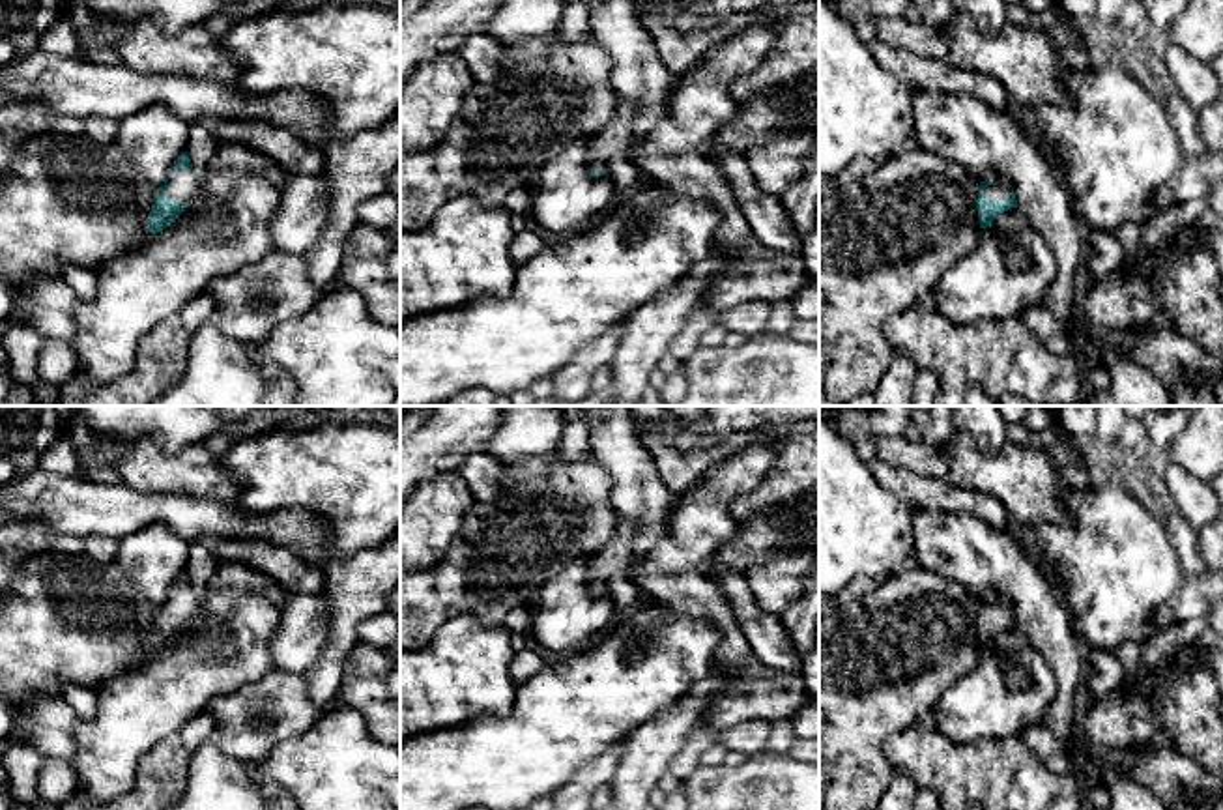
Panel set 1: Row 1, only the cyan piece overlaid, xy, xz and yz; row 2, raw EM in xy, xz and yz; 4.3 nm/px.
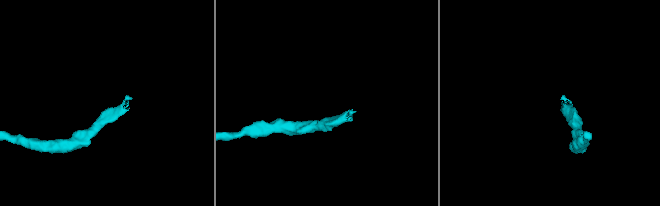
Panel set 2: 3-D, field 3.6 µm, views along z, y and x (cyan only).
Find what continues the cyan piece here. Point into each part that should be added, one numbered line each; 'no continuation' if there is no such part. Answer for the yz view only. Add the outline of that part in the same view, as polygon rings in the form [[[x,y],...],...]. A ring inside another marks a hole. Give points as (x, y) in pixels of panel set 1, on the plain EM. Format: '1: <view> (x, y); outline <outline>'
1: yz (999, 608); outline [[[995,602],[984,608],[984,614],[991,617],[1008,617],[1010,612],[1012,612],[1012,606],[1006,602]]]

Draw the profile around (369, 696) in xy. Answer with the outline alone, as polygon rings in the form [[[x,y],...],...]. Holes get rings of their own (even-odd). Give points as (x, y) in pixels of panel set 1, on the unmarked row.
[[[346,675],[333,705],[359,711],[376,739],[400,750],[400,702],[389,696],[381,679]]]

